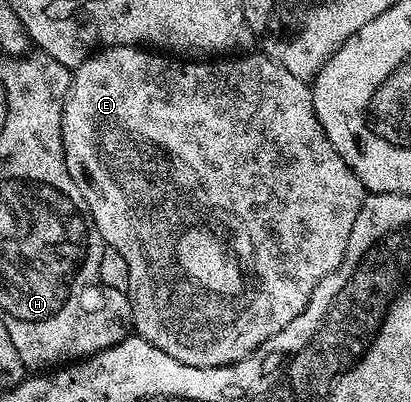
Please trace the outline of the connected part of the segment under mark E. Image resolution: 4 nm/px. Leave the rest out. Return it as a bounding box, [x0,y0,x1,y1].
[62,46,368,367]

